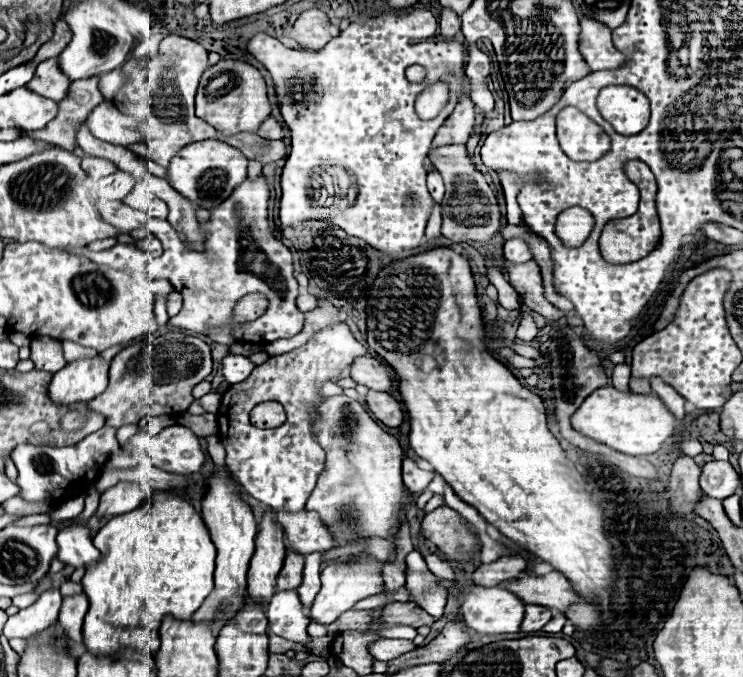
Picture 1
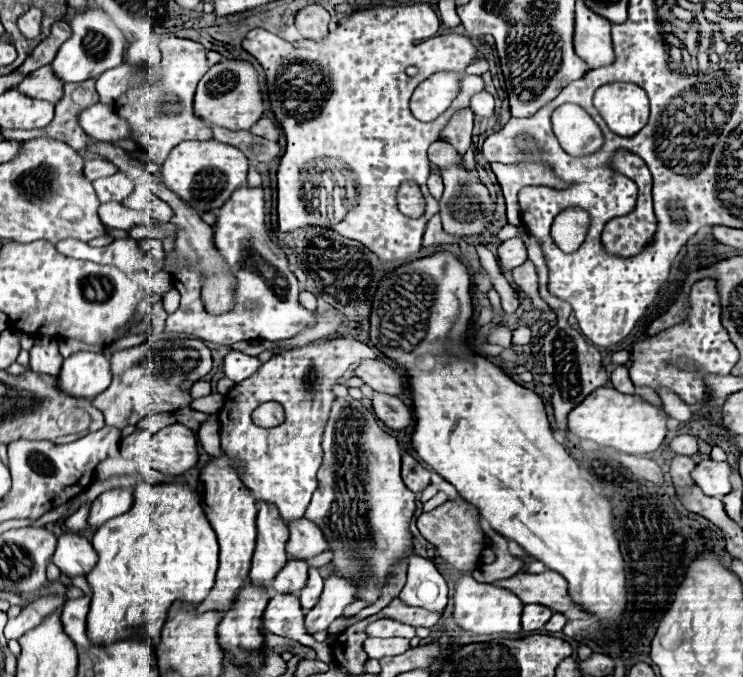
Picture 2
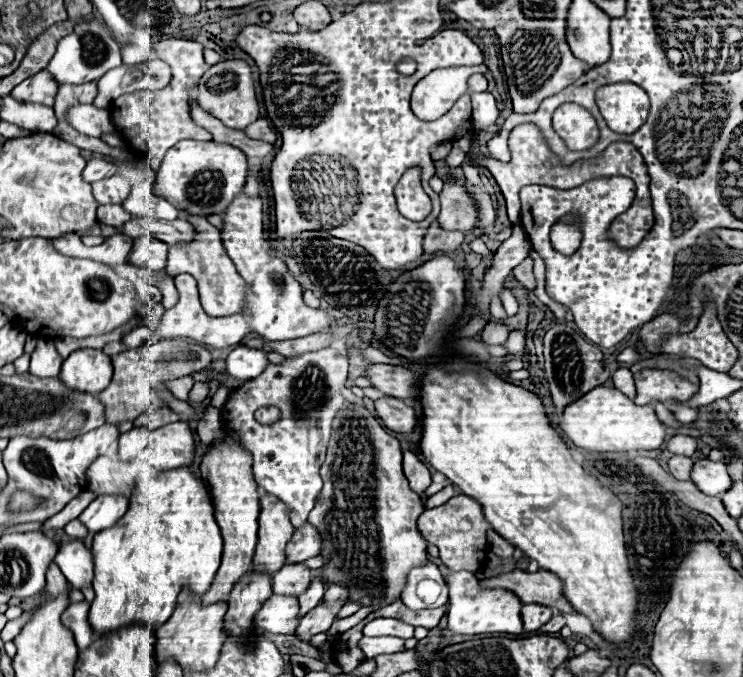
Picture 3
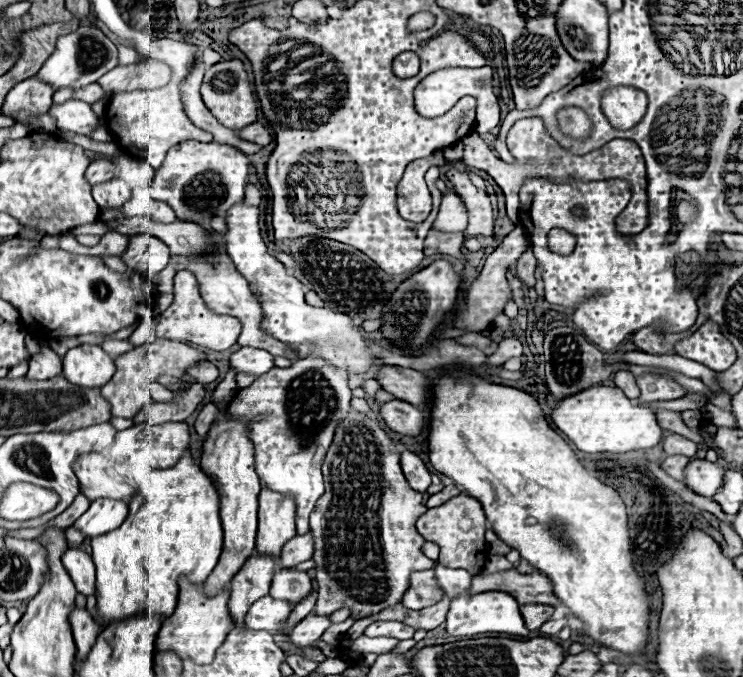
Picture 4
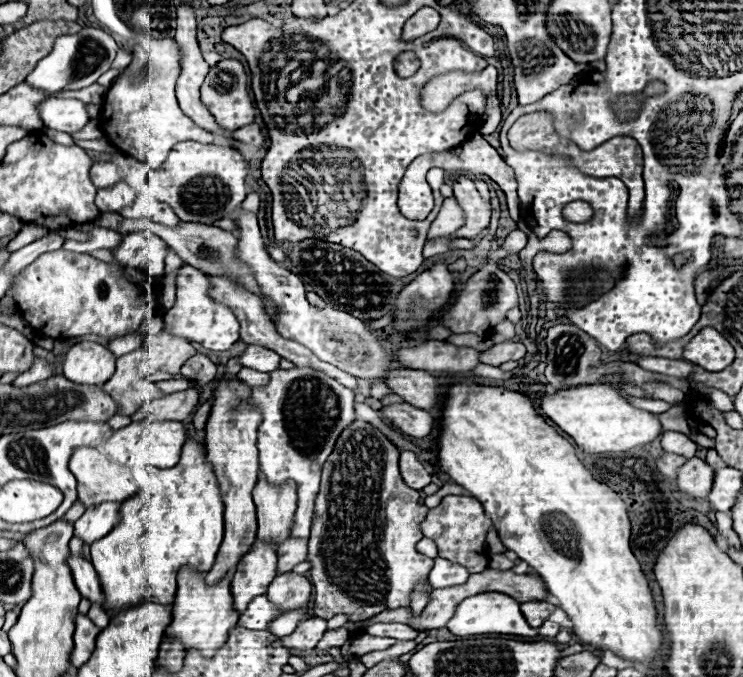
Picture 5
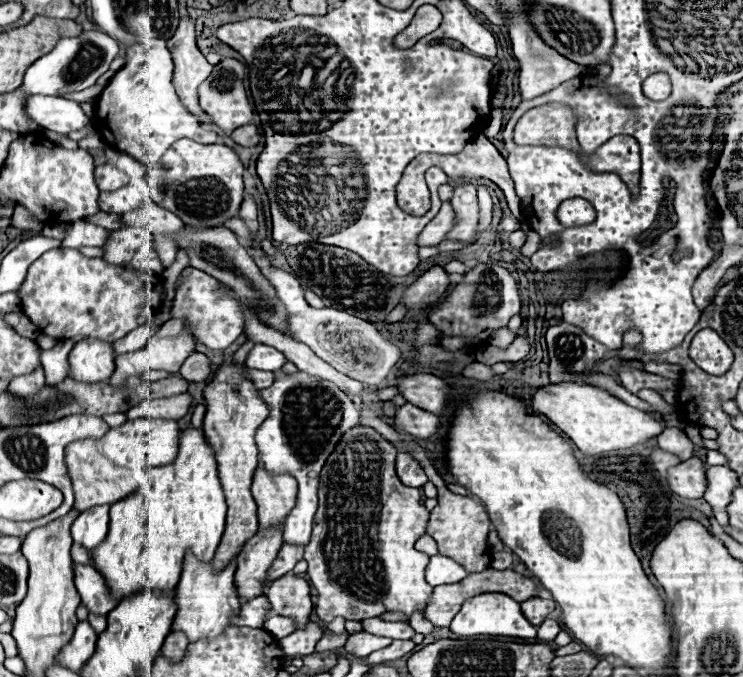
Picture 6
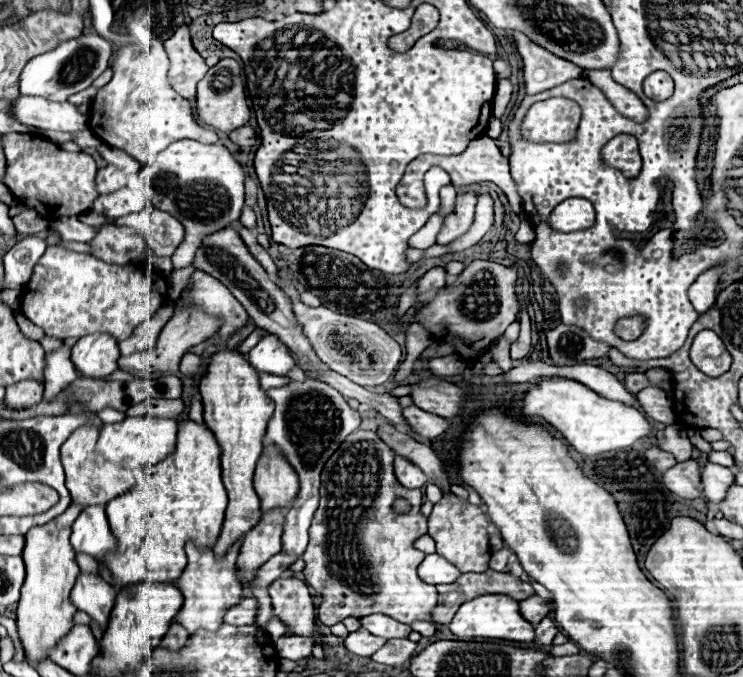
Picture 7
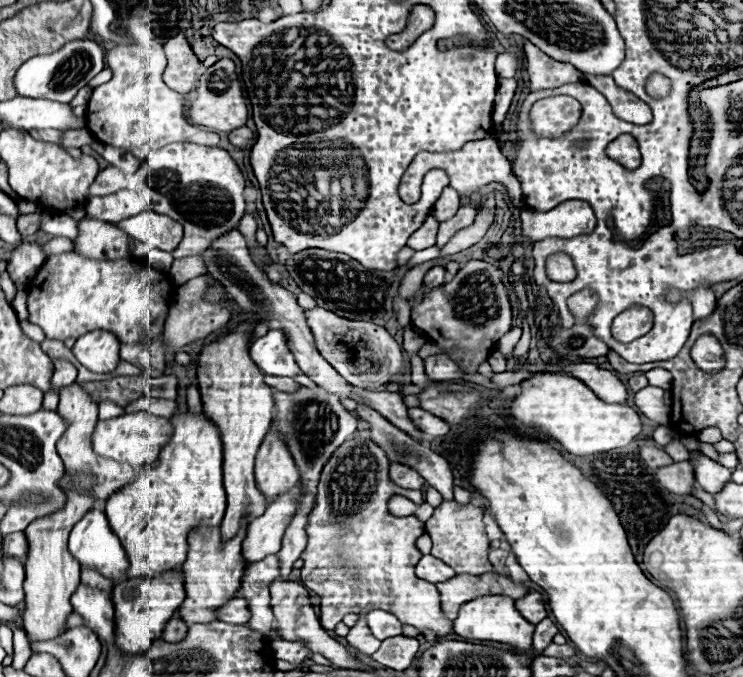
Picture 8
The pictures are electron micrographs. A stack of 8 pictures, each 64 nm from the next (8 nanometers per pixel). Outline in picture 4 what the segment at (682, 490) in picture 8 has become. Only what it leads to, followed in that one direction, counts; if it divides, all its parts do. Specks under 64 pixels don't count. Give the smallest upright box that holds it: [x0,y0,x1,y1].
[684,460,724,496]

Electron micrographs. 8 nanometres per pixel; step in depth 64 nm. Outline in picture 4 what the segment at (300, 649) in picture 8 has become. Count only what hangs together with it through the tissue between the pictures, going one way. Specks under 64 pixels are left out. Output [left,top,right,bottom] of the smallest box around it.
[290,612,330,646]

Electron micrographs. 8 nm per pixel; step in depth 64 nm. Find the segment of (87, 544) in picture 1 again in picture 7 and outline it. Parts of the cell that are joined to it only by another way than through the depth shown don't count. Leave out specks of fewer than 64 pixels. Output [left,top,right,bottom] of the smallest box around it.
[72,572,116,630]

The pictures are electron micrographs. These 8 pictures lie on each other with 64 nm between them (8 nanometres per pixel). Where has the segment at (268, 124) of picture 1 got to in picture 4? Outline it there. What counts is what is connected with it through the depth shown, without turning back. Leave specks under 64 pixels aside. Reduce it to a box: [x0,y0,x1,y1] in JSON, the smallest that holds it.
[240,122,274,146]

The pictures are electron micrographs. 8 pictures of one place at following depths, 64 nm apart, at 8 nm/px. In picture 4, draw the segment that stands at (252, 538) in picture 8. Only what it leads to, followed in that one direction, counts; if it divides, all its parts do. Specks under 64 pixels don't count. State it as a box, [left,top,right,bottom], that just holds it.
[230,554,276,628]

